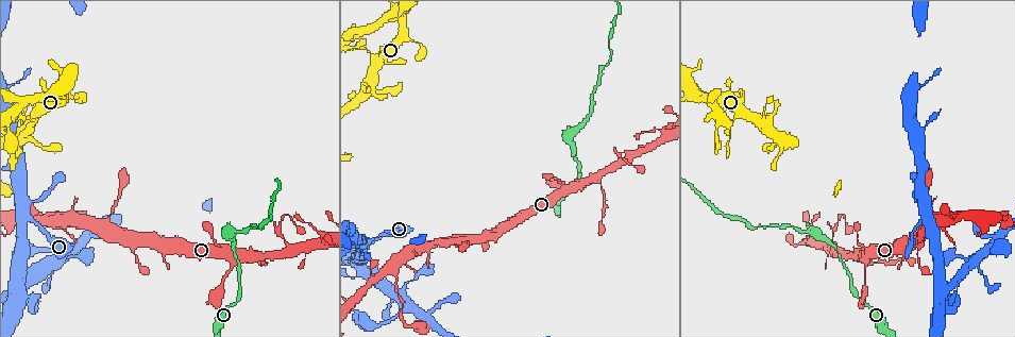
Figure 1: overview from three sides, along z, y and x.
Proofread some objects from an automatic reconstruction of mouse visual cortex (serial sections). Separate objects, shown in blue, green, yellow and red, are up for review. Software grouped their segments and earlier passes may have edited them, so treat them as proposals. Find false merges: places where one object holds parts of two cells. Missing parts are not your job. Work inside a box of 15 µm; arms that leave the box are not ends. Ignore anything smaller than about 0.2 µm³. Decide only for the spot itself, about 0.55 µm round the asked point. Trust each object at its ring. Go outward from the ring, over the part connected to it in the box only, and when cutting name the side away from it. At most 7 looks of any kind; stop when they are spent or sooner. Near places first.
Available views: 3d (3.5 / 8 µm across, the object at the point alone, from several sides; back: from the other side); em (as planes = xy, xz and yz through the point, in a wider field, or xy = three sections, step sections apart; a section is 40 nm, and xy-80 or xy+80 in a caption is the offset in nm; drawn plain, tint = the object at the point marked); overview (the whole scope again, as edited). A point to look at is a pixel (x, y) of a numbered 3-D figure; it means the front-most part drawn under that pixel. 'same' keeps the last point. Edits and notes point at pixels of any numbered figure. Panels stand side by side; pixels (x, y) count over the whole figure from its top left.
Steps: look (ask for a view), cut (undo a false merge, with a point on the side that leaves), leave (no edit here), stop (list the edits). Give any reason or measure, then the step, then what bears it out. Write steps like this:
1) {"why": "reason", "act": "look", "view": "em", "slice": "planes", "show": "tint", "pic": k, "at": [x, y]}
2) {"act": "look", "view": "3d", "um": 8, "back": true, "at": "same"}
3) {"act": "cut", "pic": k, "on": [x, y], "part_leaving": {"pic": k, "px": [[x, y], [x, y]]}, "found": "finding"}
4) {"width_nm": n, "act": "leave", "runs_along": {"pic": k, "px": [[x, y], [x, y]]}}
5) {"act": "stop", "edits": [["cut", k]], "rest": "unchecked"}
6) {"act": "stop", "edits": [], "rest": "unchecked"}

{"why": "abrupt turn", "act": "look", "view": "3d", "um": 3.5, "back": true, "pic": 1, "at": [816, 233]}

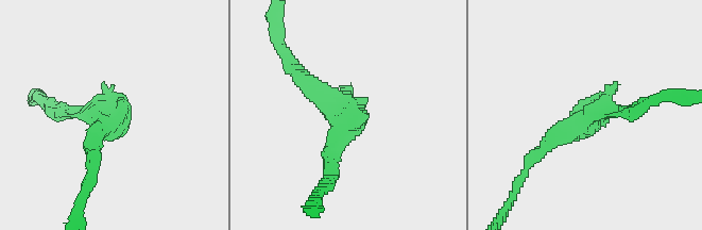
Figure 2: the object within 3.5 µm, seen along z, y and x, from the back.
{"act": "look", "view": "em", "slice": "xy", "step": 2, "show": "tint", "pic": 2, "at": [346, 109]}

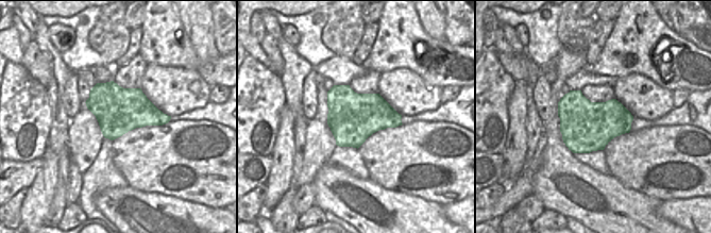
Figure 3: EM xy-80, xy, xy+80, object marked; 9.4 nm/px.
{"act": "leave", "runs_along": {"pic": 2, "px": [[537, 153], [600, 111], [635, 111]]}, "found": "continuous, no second cell"}

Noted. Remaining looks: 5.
{"why": "thick turns thin", "act": "look", "view": "3d", "um": 8, "pic": 1, "at": [43, 229]}

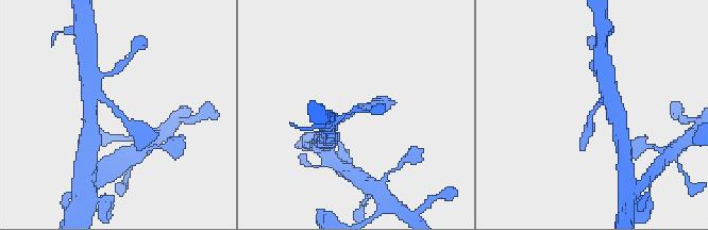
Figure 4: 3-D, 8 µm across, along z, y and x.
{"why": "closer look", "act": "look", "view": "3d", "um": 3.5, "pic": 4, "at": [591, 111]}

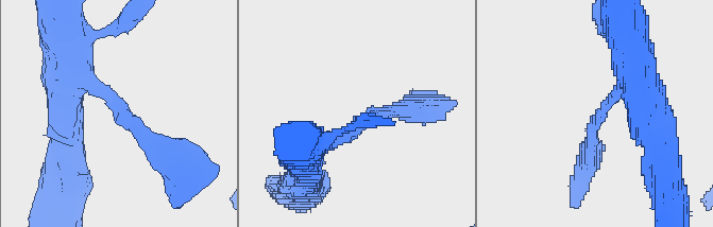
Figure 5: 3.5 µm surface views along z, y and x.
{"act": "look", "view": "em", "slice": "xy", "step": 3, "show": "tint", "pic": 5, "at": [129, 123]}

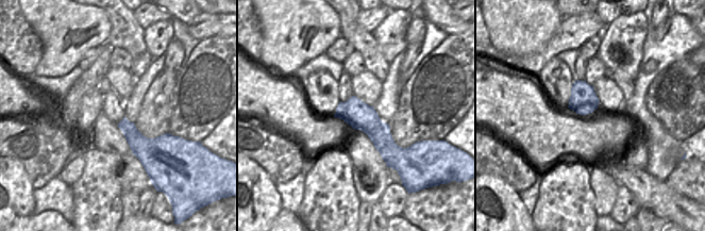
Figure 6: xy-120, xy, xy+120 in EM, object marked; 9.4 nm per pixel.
{"act": "leave", "found": "one cell here"}

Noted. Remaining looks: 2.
{"why": "calibre changes", "act": "look", "view": "em", "slice": "planes", "show": "tint", "pic": 1, "at": [425, 246]}

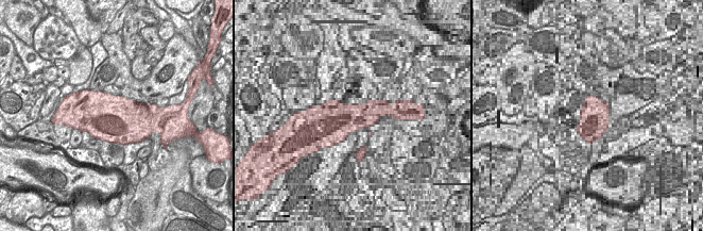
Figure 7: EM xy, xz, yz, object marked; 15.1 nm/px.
{"act": "look", "view": "3d", "um": 3.5, "at": "same"}

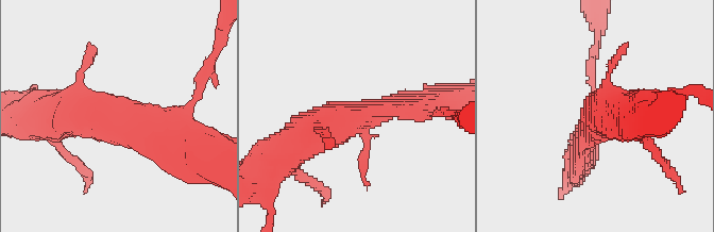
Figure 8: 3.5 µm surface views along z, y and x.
{"act": "leave", "runs_along": {"pic": 8, "px": [[422, 102], [343, 119], [291, 146]]}, "found": "one cell here"}

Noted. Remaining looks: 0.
{"act": "stop", "edits": [], "rest": "unchecked"}

